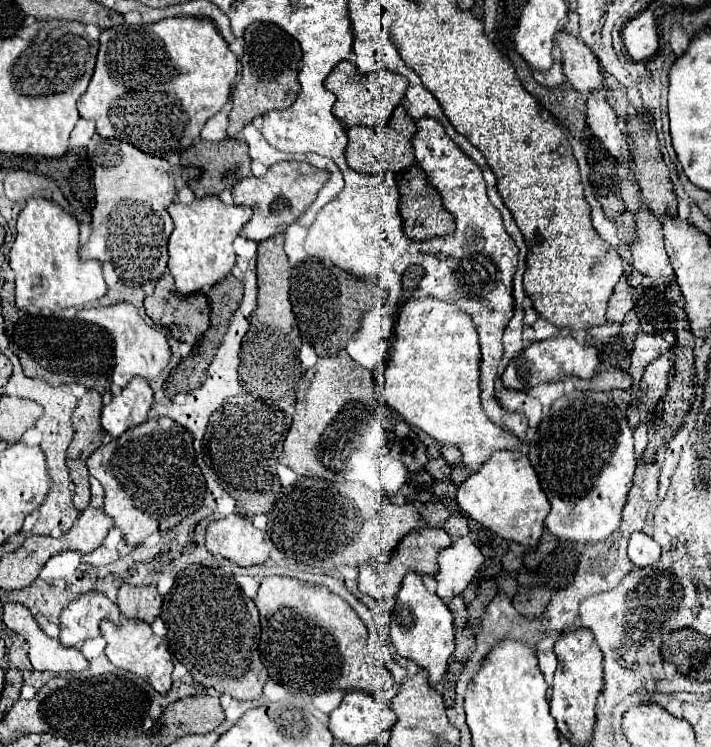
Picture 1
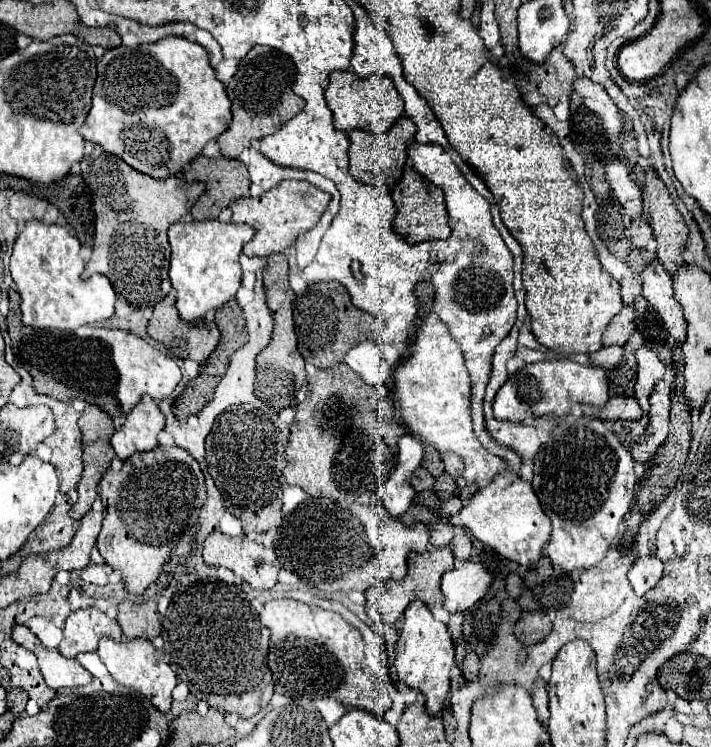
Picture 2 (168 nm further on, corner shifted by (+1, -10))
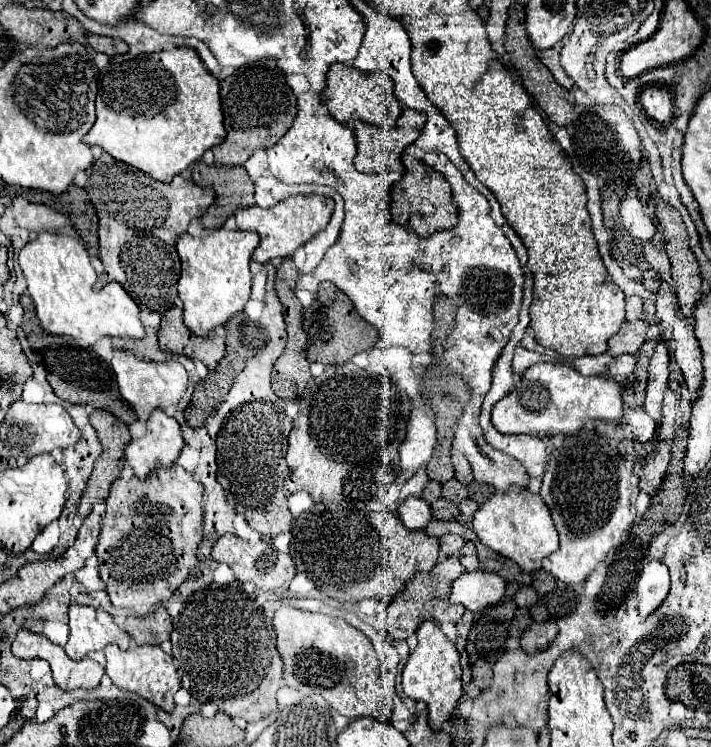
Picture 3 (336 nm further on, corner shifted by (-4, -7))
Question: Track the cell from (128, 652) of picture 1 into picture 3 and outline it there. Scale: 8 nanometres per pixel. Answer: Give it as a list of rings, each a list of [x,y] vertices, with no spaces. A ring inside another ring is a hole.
[[[110,643],[104,649],[106,655],[106,675],[112,679],[112,683],[120,689],[132,691],[144,699],[148,699],[150,703],[158,705],[164,711],[172,711],[174,709],[174,693],[180,689],[180,679],[178,679],[178,671],[174,667],[174,661],[168,653],[164,653],[158,645],[140,645],[138,649],[128,649],[122,651],[118,645]]]

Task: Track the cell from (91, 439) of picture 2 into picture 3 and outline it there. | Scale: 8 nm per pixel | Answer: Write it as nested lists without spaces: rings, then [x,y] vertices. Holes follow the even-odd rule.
[[[94,409],[90,415],[90,425],[98,433],[102,445],[100,457],[94,461],[94,471],[86,483],[86,491],[78,503],[78,515],[86,517],[92,511],[94,503],[100,503],[108,497],[112,481],[120,475],[124,463],[124,443],[126,443],[126,423],[116,419],[104,409]]]

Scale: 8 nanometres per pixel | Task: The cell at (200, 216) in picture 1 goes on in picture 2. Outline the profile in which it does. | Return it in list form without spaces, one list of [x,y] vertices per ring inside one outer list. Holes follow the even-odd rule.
[[[219,220],[203,222],[177,222],[169,228],[171,268],[169,278],[177,292],[179,316],[189,322],[201,322],[209,312],[219,310],[225,302],[233,300],[241,286],[239,254],[253,238],[255,230],[247,224],[223,224]]]

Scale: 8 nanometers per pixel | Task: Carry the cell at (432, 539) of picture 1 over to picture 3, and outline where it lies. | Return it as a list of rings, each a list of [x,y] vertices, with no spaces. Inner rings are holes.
[[[450,555],[442,561],[438,561],[434,565],[434,569],[430,573],[416,573],[404,587],[404,591],[400,591],[388,605],[386,605],[386,611],[388,611],[388,633],[390,637],[394,639],[406,639],[410,635],[416,633],[418,625],[424,621],[424,619],[436,619],[436,621],[458,621],[464,613],[464,607],[462,605],[452,605],[448,601],[448,595],[450,595],[450,583],[462,575],[462,563],[458,563],[458,557]]]

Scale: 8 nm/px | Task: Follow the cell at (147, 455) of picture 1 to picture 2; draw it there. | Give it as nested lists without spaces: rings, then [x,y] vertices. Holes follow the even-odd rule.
[[[159,446],[157,450],[131,456],[119,472],[105,472],[99,484],[99,498],[105,518],[97,536],[97,548],[105,562],[121,572],[125,590],[141,596],[157,582],[173,552],[169,546],[179,540],[191,522],[197,522],[207,490],[197,460],[189,452]]]

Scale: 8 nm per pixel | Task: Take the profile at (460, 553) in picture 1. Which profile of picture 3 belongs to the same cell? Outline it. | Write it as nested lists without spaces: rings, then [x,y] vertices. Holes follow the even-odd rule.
[[[466,571],[452,583],[450,603],[462,603],[470,611],[482,611],[504,597],[506,581],[490,571]]]

